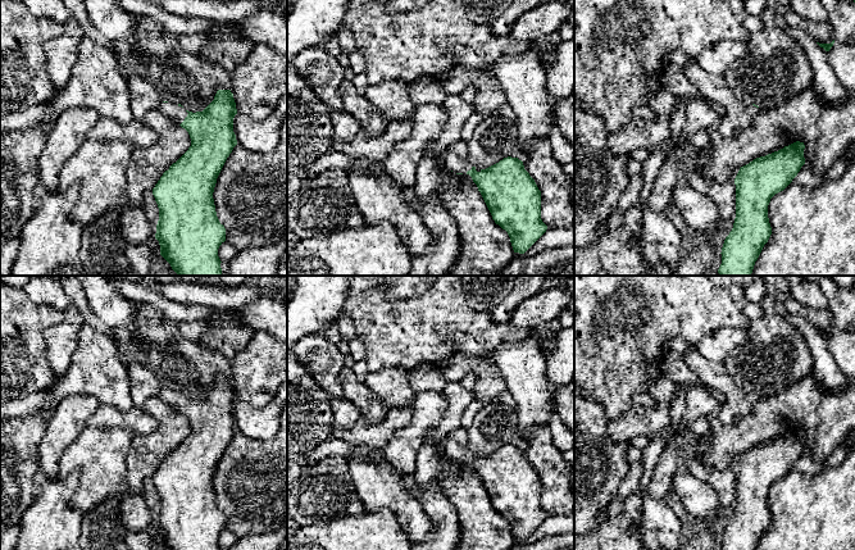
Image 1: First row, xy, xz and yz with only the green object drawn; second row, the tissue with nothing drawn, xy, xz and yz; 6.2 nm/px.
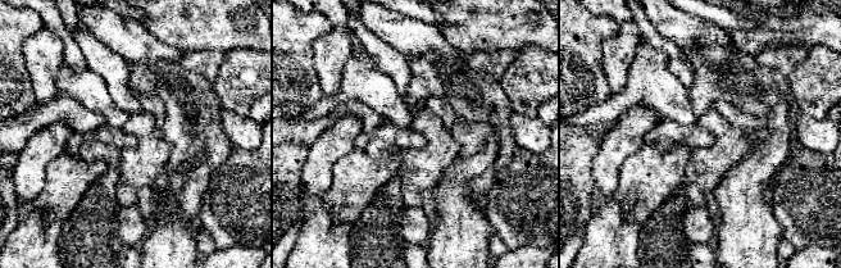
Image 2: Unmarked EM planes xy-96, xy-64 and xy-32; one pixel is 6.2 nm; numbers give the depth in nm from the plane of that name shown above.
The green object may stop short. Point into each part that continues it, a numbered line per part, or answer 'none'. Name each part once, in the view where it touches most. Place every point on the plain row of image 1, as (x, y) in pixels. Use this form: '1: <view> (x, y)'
1: xy (177, 400)

